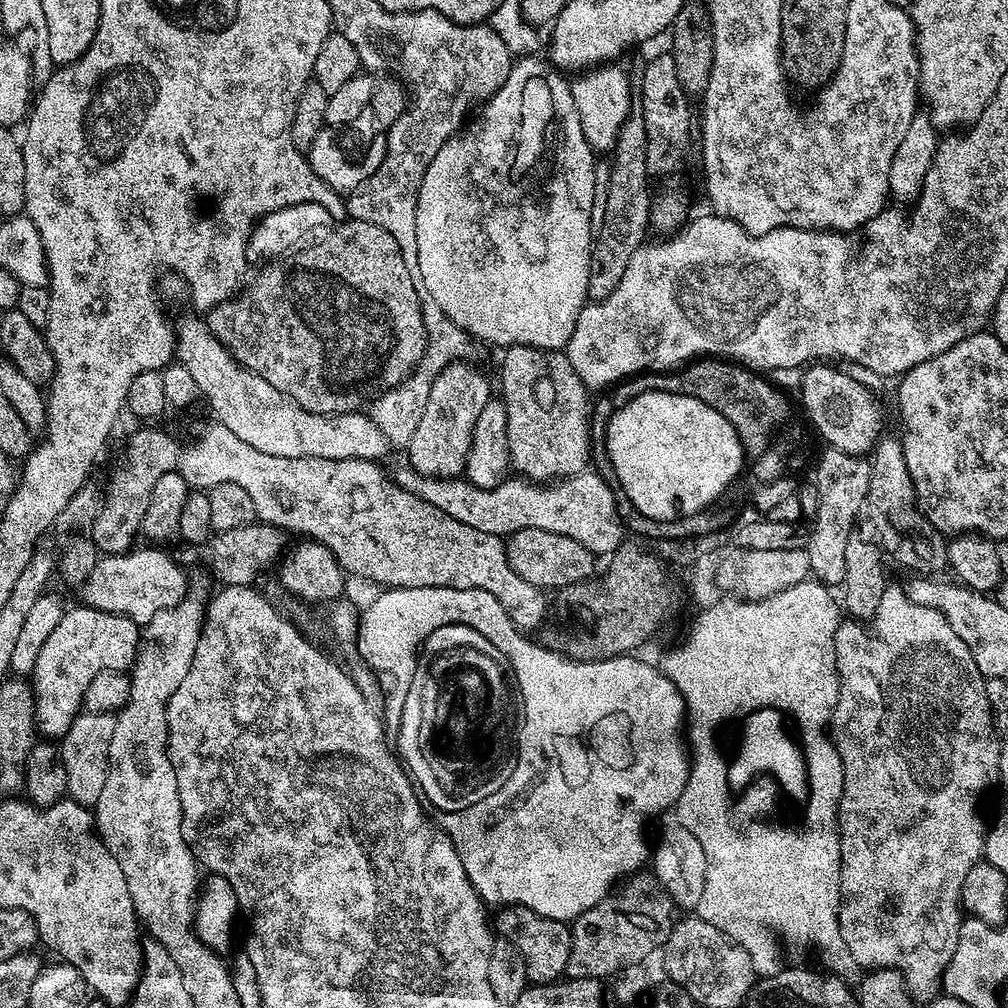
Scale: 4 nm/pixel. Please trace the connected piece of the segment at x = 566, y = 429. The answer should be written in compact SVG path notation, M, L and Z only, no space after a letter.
M513 344L507 349L504 361L500 364L500 388L504 391L502 401L506 410L506 434L509 442L509 458L513 469L516 468L521 477L527 478L533 482L555 482L570 476L576 476L578 473L585 471L590 464L590 396L589 389L584 387L584 383L578 378L574 366L569 362L567 355L560 350L549 350L547 348L531 348L521 344Z

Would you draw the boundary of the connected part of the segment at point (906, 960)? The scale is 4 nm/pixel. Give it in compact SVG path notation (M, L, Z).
M885 587L872 619L863 624L851 618L841 619L835 638L836 669L840 675L840 697L832 715L830 735L842 758L844 778L840 796L840 933L846 950L861 969L893 968L902 974L913 1001L935 1000L942 992L942 981L954 950L958 950L962 923L962 882L970 866L981 863L984 856L986 823L980 817L980 799L987 788L997 787L1000 778L1000 738L992 715L992 703L986 694L986 678L970 654L970 646L950 626L944 615L930 606L922 606L908 597L903 587Z

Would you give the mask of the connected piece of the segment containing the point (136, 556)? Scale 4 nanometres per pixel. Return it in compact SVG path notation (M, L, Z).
M140 547L120 552L117 556L104 554L97 559L94 570L82 585L83 603L87 607L125 616L143 626L150 622L150 618L154 618L154 614L173 608L186 595L190 585L184 581L185 569L159 547Z

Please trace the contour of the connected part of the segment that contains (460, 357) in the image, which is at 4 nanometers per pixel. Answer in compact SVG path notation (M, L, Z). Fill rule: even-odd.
M421 291L420 309L424 311L424 328L428 331L428 345L424 347L424 358L416 366L415 372L407 380L399 381L389 392L384 392L372 404L370 417L374 426L382 430L386 442L393 449L407 449L410 438L414 438L414 429L426 411L426 398L430 398L430 386L443 368L464 362L472 352L473 337L462 331L448 315L434 302L429 292Z

